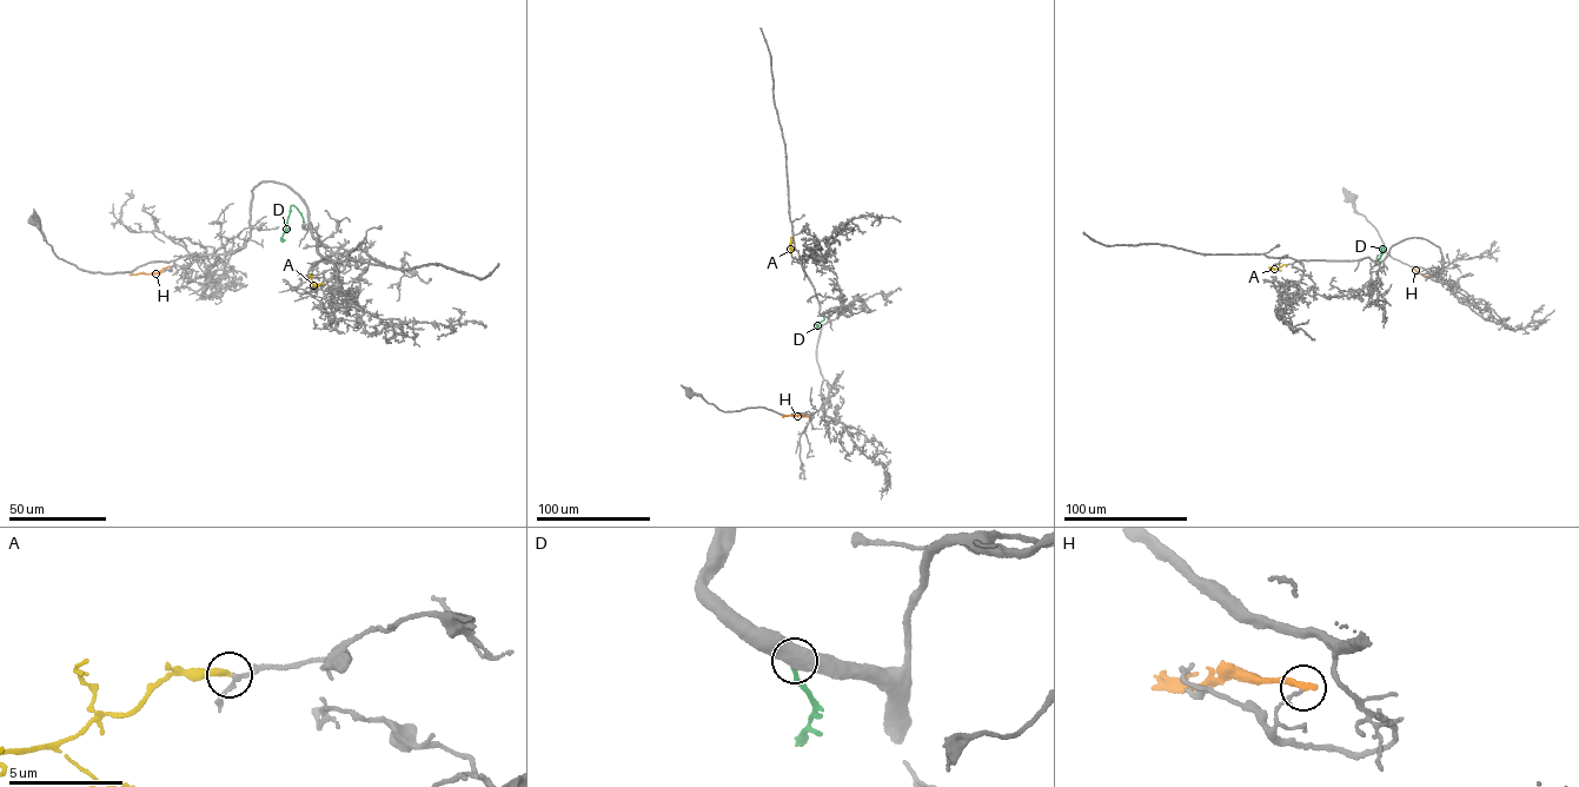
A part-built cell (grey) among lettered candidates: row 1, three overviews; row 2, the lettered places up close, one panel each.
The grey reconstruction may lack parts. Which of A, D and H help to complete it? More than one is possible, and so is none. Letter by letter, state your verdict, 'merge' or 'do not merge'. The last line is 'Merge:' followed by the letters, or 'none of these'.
A: merge
D: do not merge
H: do not merge
Merge: A

